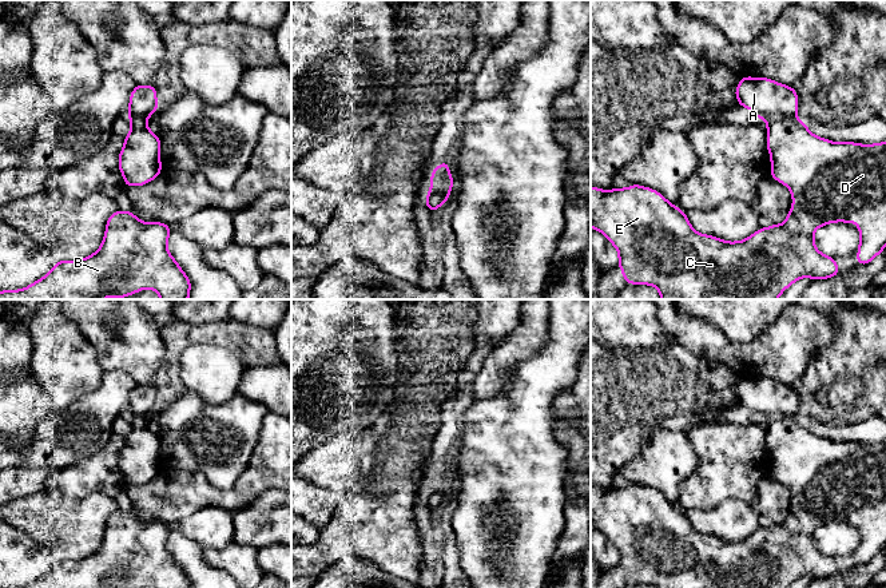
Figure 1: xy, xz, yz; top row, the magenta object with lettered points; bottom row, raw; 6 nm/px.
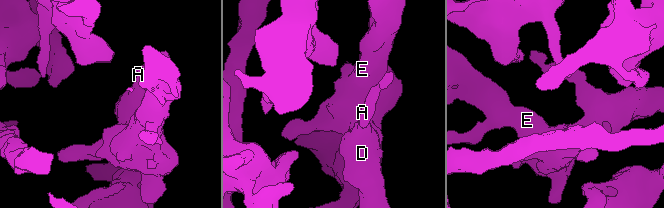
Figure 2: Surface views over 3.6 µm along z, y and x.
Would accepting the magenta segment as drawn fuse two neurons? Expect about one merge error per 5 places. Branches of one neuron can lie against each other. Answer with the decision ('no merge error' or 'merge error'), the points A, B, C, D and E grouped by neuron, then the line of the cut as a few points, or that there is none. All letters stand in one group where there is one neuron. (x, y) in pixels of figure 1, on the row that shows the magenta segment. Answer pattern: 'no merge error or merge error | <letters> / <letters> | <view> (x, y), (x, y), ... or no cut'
no merge error | A B C D E | no cut

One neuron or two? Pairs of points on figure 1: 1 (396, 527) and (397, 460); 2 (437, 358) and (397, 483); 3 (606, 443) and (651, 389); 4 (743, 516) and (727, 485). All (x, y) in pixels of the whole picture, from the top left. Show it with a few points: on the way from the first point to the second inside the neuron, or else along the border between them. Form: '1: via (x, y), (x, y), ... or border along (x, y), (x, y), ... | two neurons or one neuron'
1: via (396, 511), (397, 476) | one neuron
2: via (422, 389), (413, 418), (397, 445), (397, 452) | one neuron
3: via (611, 429), (638, 402) | one neuron
4: border along (751, 504), (724, 499), (718, 505), (704, 509) | two neurons

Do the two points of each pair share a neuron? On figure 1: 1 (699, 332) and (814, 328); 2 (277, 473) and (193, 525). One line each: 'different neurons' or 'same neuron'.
1: same neuron
2: different neurons

